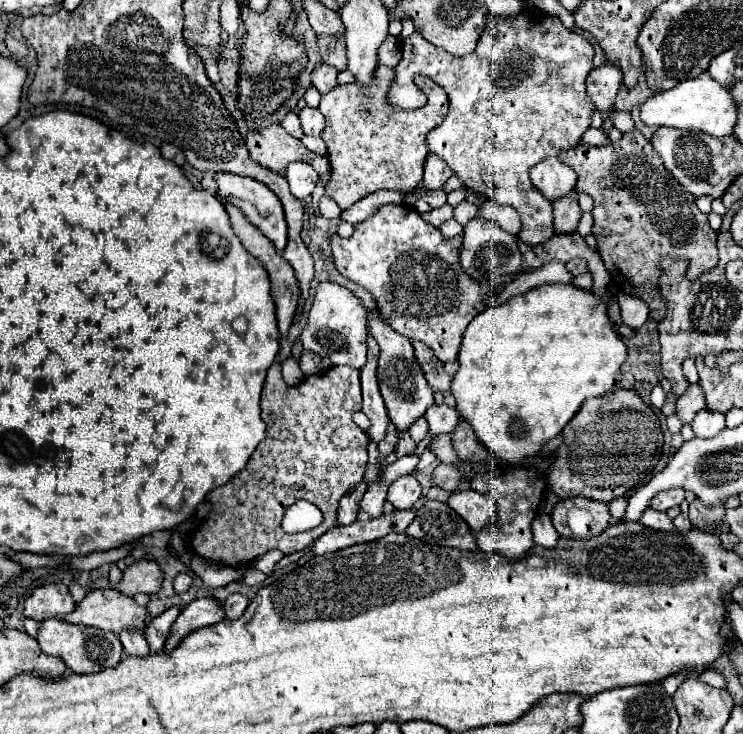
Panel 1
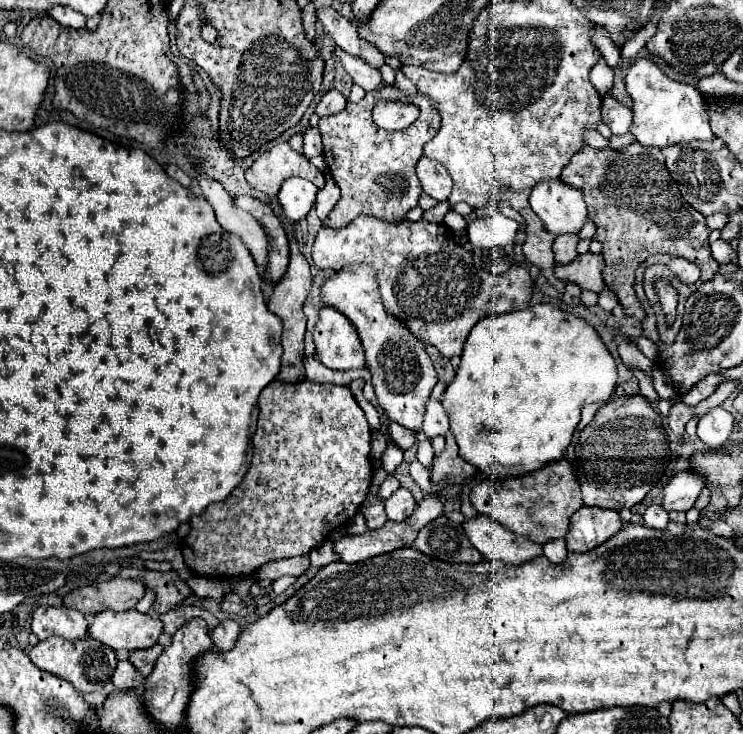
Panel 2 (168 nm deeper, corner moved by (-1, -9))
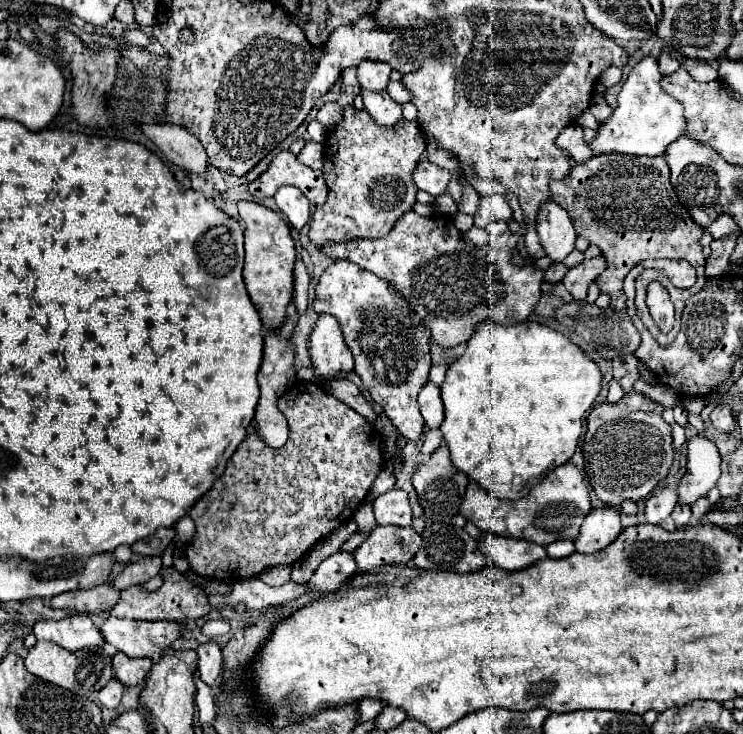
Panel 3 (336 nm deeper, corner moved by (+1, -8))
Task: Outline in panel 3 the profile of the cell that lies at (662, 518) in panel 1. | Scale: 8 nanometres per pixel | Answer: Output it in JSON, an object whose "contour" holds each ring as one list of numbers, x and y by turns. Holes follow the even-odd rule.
{"contour":[[667,485,655,489,655,493,645,501,645,517,649,523,659,525,665,517,671,515,673,507,677,505,679,495,675,493,677,485]]}

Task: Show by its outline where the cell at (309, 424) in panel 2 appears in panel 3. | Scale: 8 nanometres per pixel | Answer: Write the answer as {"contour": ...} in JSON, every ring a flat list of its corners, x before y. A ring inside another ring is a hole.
{"contour":[[295,383,287,393,281,395,279,399,279,411,285,415,287,423,289,423,289,439,285,443,285,447,281,449,271,449,269,445,265,445,257,435,255,431,251,431,245,441,241,441,239,449,235,451,235,455,231,457,231,463,227,463,223,475,213,483,211,491,207,491,189,511,191,519,195,521,195,537,191,539,191,545,187,549,187,555,189,555,189,565,191,565,191,571,195,571,197,575,201,577,207,577,207,579,219,579,219,581,225,581,225,579,251,579,251,577,257,577,259,573,263,573,265,569,271,569,275,565,293,565,295,561,299,561,301,557,305,557,311,547,321,541,323,537,327,537,335,527,339,527,341,523,345,523,347,519,353,517,355,509,361,505,361,501,365,499,365,495,369,493,371,489,371,483,375,481,375,477,379,475,379,471,385,467,385,457,381,453,381,435,359,415,355,413,351,407,347,407,345,403,337,401,335,397,327,395,323,389,315,387,313,383]]}

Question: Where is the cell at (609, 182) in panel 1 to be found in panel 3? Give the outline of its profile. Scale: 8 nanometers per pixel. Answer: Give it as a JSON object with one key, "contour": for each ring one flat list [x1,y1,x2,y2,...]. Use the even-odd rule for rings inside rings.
{"contour":[[609,153,591,157,583,165,575,165,561,181,551,181,551,199,571,213,575,233,585,237,605,255,609,267,597,279,603,293,611,297,611,307,625,311,623,279,643,259,685,259,697,269,693,293,707,281,703,275,705,257,699,239,703,229,695,225,687,209,673,199,675,191,669,183,669,165,663,157,627,157]]}

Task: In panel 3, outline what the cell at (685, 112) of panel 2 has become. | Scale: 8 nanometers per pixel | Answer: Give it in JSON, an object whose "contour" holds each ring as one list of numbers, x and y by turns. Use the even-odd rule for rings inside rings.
{"contour":[[655,57,641,59,629,73,623,83,621,93,617,95,617,109,613,115,599,125,597,135,589,143,593,155,601,153,625,153,625,155,645,155,657,153,663,155,667,145,673,143,685,129,683,105,661,91,661,73]]}

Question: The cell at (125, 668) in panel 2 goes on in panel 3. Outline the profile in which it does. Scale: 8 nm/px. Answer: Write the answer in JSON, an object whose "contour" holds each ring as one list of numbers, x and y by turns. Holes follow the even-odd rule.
{"contour":[[111,679,101,691,99,691,99,701,101,705,105,705,107,709,115,709,121,703,121,695,123,695,123,685,119,685,117,679]]}

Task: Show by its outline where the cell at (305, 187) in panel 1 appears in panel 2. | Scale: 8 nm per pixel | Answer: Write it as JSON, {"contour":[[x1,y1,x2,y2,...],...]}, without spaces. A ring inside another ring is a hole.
{"contour":[[293,176,283,182,277,198,283,206,285,216,291,222,297,222,307,216,307,212,315,204,315,196,317,196,317,186,313,186,313,182]]}

